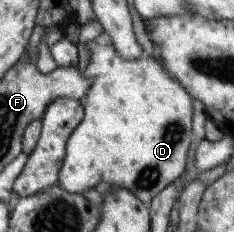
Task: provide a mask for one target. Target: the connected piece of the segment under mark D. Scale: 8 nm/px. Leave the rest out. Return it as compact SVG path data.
M103 41L89 42L89 60L85 75L91 77L90 87L82 99L83 118L71 132L65 145L63 166L59 170L61 190L82 194L97 184L115 184L131 190L147 207L151 200L183 173L189 144L193 141L191 116L192 98L186 90L164 72L159 60L143 54L135 60L123 60Z

